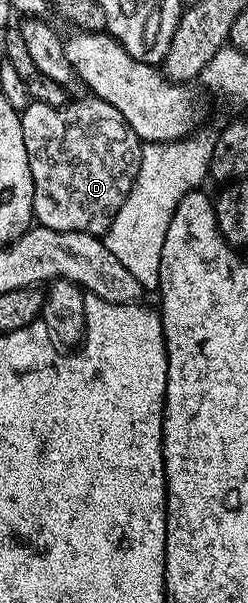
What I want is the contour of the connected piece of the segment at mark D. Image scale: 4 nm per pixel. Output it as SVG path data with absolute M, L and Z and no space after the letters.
M86 97L61 106L31 101L21 112L21 132L33 176L34 221L61 232L103 236L133 188L141 143L113 104Z

